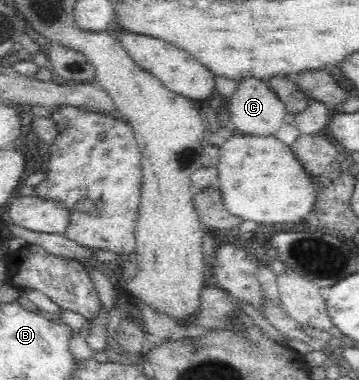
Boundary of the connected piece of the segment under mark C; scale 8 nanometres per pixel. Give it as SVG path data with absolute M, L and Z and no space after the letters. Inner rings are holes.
M247 76L238 82L236 91L228 99L226 124L242 135L252 137L271 137L284 124L285 105L268 85L267 81Z

